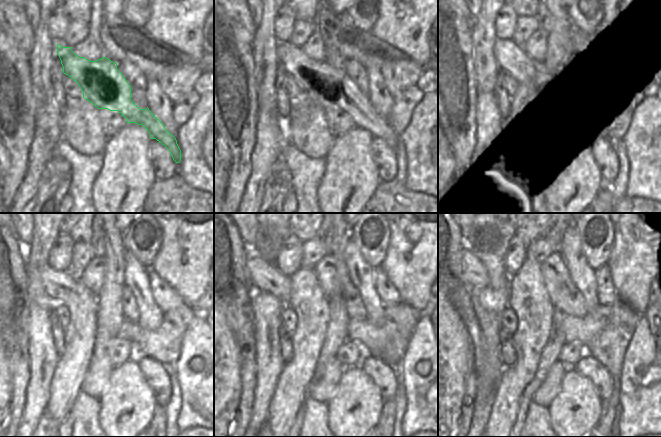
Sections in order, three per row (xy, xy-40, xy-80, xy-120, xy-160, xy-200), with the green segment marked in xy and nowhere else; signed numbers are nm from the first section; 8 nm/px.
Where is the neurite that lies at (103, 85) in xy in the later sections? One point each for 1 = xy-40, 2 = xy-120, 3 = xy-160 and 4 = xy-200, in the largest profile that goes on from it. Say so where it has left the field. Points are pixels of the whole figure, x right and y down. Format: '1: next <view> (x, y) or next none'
1: next xy-40 (321, 83)
2: next xy-120 (60, 286)
3: next xy-160 (265, 276)
4: next xy-200 (472, 273)

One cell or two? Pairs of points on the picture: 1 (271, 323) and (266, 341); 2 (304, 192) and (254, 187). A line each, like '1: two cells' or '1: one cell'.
1: one cell
2: two cells

